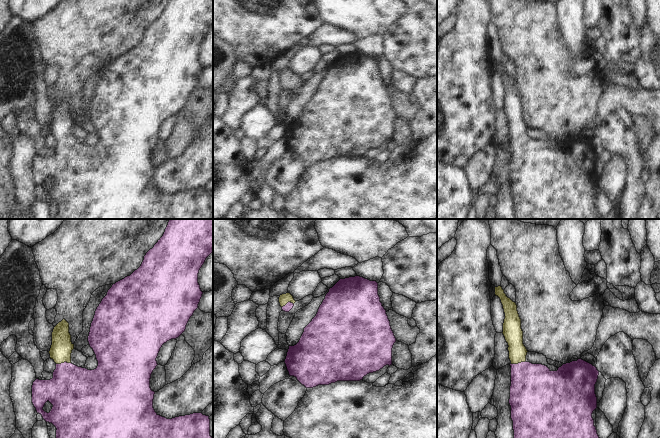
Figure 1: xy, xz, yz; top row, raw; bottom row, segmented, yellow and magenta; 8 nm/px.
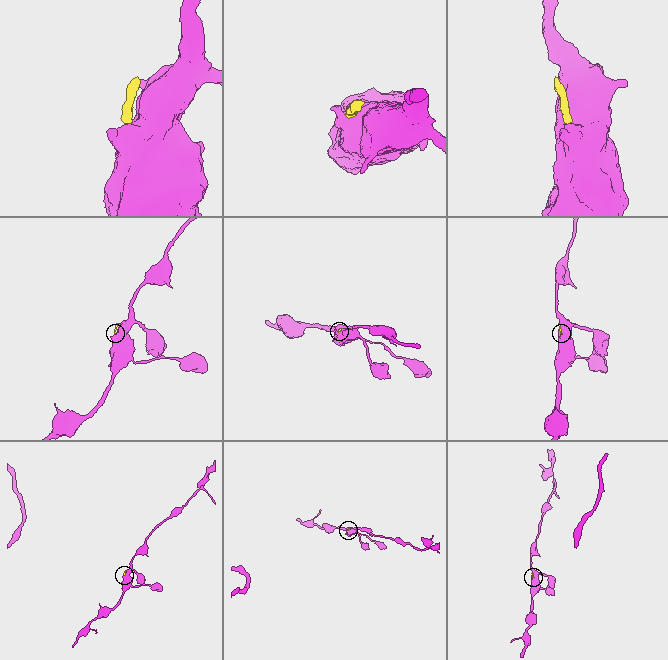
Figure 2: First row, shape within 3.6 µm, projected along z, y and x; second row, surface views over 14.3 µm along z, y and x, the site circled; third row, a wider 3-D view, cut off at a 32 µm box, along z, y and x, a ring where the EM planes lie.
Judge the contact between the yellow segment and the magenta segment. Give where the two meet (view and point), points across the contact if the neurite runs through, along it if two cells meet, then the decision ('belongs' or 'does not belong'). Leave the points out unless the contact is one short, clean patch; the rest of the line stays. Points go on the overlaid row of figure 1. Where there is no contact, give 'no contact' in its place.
meets yellow in xy at (63, 362); runs through xy (61, 348), (63, 362), (66, 376), (74, 391); belongs

